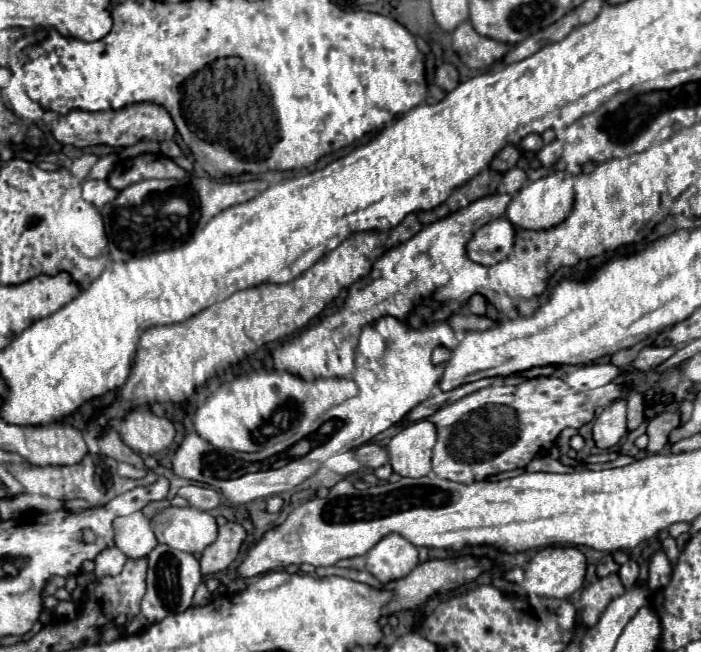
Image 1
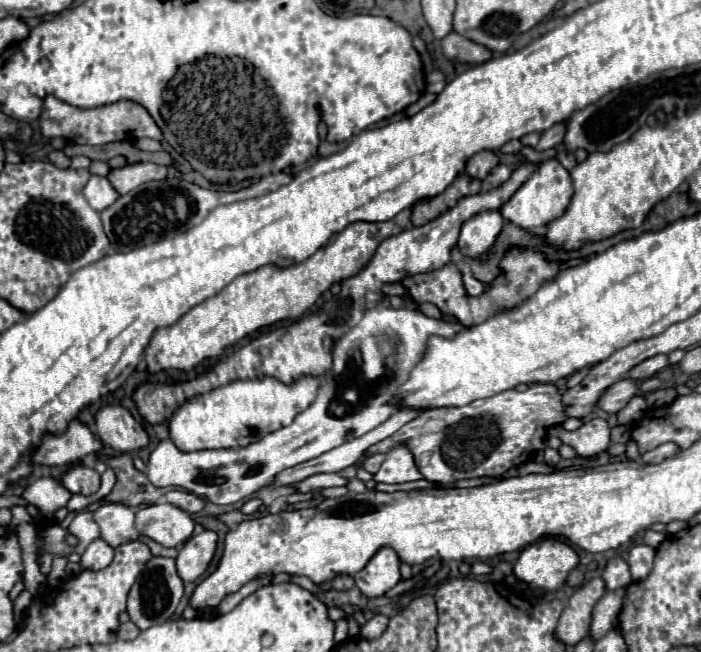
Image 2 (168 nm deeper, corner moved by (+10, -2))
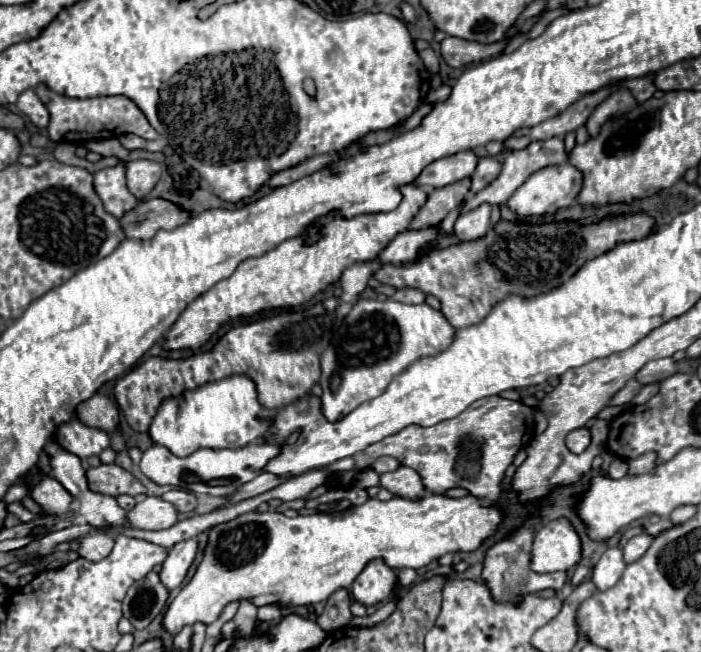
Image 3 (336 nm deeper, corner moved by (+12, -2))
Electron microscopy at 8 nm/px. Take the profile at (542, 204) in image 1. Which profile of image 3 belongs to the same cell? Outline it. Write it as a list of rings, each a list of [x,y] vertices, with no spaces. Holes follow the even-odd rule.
[[[562,163],[562,165],[544,167],[532,173],[524,181],[524,185],[516,189],[516,193],[508,199],[508,207],[518,215],[548,215],[548,213],[556,213],[558,209],[574,205],[580,189],[582,189],[582,173],[574,165]]]

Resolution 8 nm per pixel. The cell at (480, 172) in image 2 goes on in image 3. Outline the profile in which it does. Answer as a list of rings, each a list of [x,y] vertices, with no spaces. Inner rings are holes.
[[[464,151],[464,153],[454,153],[452,157],[442,157],[440,161],[432,161],[432,165],[428,165],[428,169],[424,169],[424,173],[420,173],[420,177],[416,177],[416,185],[420,187],[444,187],[450,185],[454,181],[460,181],[464,177],[470,177],[476,169],[478,157],[472,151]]]

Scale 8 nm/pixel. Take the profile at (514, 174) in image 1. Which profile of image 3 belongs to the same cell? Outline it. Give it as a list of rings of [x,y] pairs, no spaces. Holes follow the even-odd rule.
[[[480,157],[478,159],[478,167],[472,173],[472,187],[470,187],[470,191],[472,193],[482,191],[486,185],[490,185],[498,177],[500,169],[502,169],[502,165],[498,163],[498,159],[494,159],[494,157]]]

